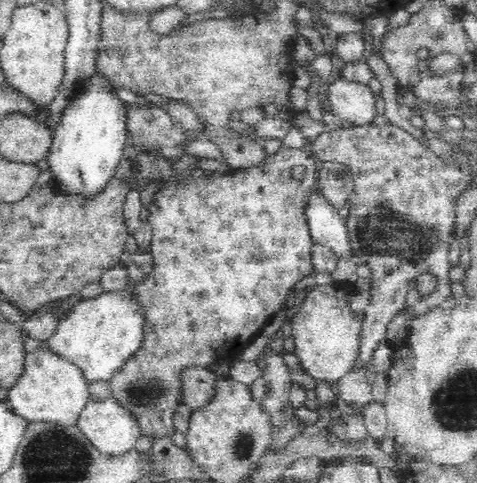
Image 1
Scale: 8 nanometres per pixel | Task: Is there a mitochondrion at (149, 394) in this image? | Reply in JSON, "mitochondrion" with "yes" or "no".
{"mitochondrion":"yes"}

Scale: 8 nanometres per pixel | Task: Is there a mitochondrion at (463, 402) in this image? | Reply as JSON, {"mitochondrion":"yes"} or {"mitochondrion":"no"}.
{"mitochondrion":"yes"}

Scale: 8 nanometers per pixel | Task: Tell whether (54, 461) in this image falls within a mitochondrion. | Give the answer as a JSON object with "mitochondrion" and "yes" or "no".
{"mitochondrion":"yes"}

